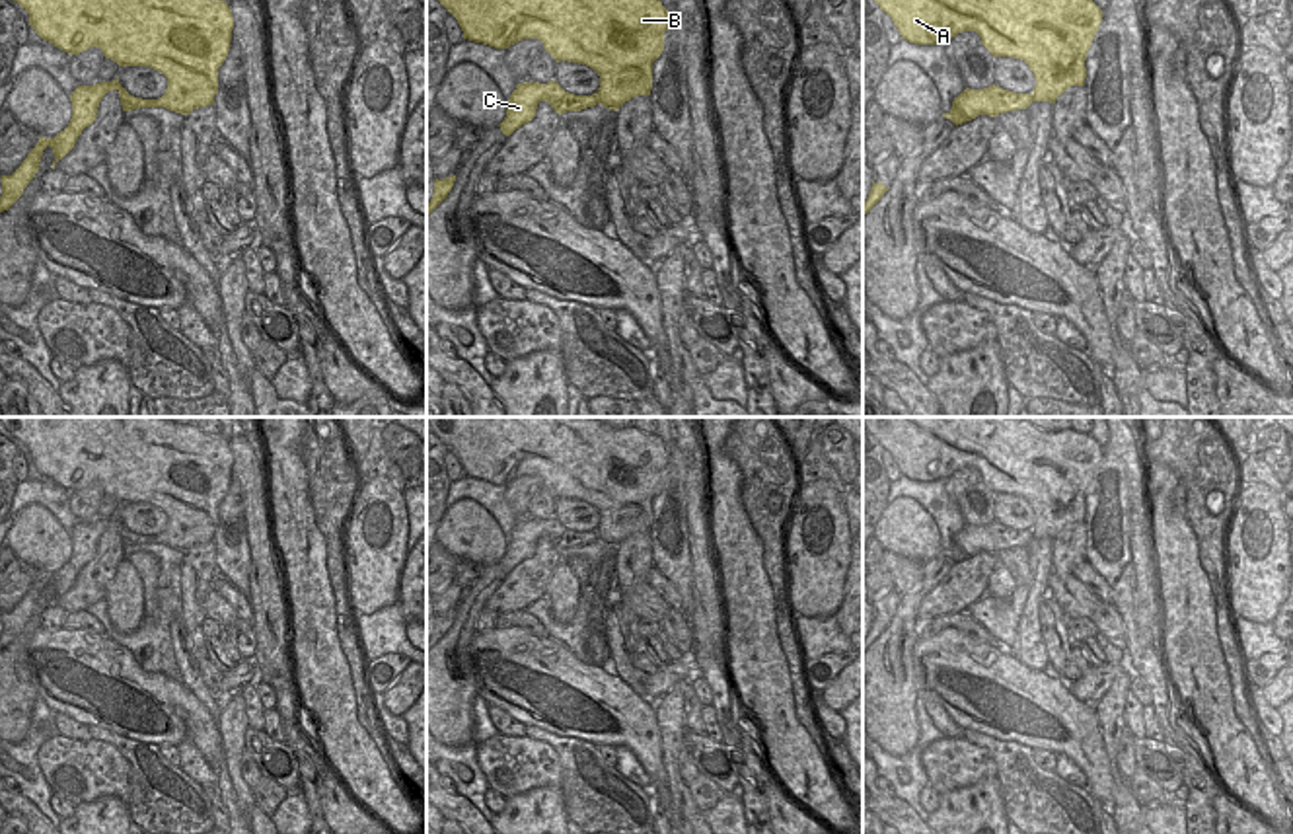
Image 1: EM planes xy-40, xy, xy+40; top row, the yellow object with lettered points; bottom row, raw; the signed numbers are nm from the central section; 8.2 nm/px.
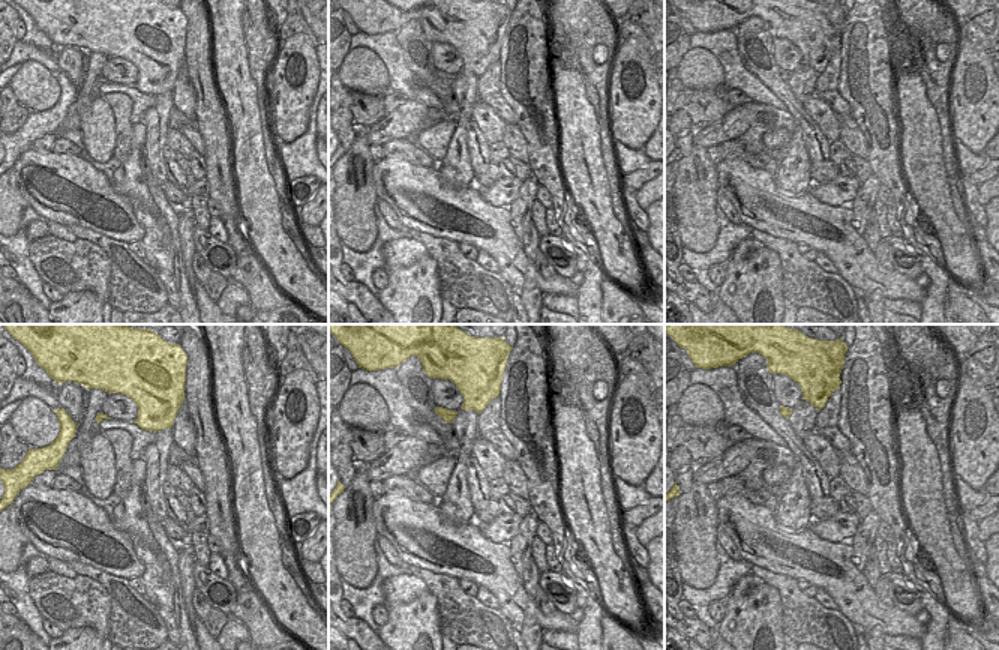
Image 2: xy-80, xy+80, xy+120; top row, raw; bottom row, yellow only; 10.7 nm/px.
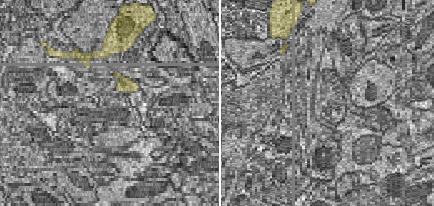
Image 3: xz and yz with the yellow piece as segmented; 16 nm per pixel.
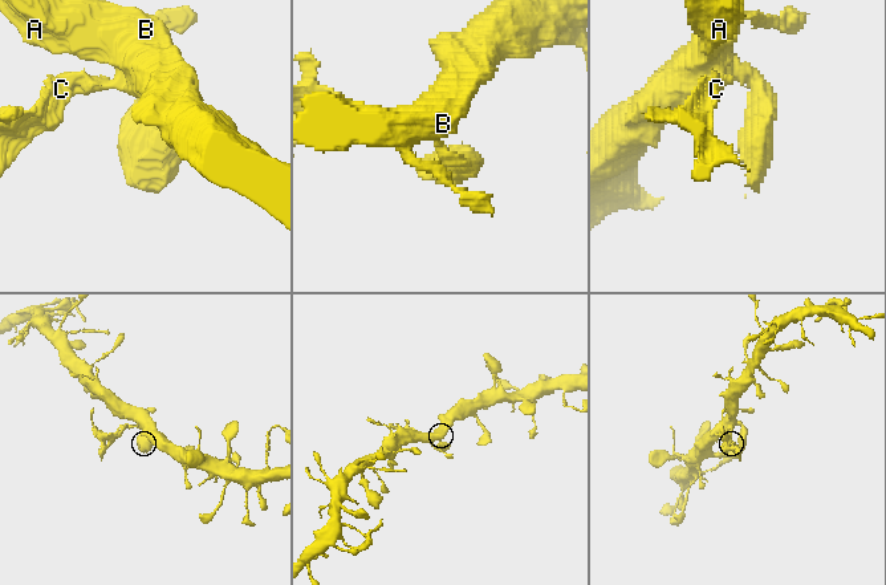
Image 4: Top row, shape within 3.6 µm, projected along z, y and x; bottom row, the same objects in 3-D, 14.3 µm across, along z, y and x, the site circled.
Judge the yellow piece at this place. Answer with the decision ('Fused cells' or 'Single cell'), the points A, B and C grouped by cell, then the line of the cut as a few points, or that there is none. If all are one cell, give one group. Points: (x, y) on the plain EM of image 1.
Fused cells. Groups: A B / C. Split along xy (596, 530), (598, 538)

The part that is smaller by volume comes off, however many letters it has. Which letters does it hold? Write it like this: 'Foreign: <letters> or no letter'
Foreign: C

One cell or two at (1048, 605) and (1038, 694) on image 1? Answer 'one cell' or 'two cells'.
two cells

